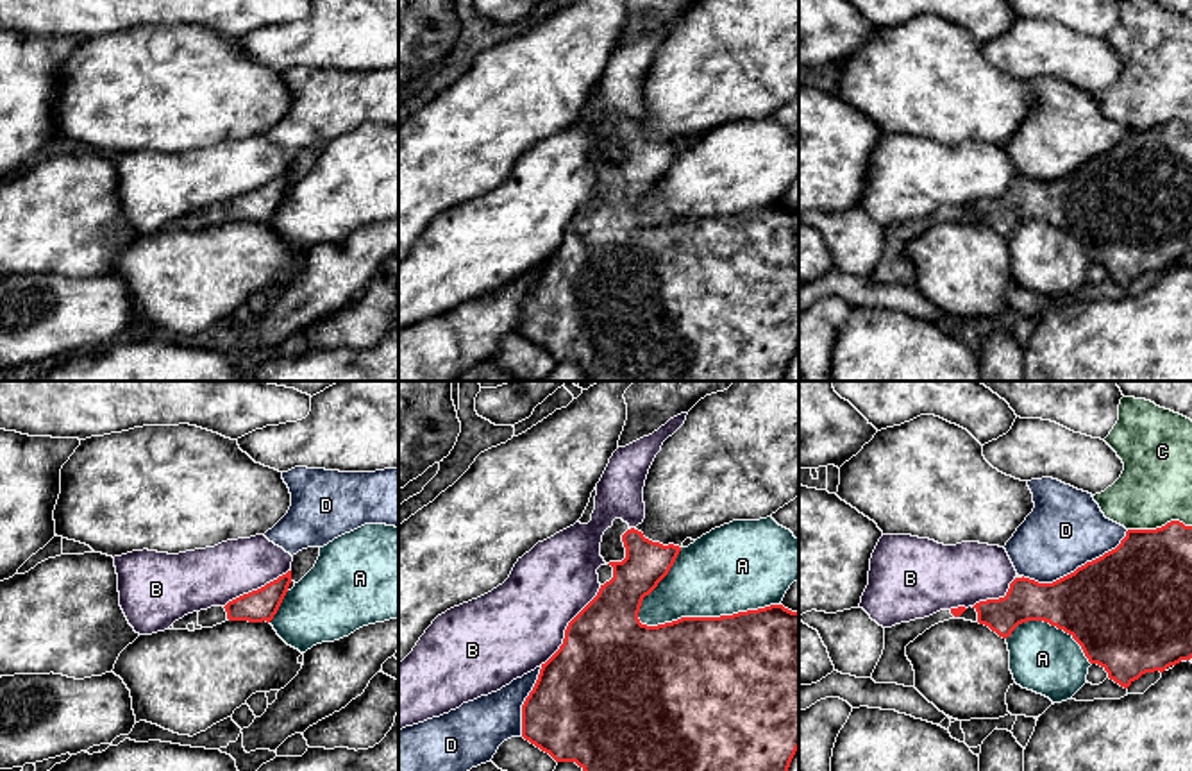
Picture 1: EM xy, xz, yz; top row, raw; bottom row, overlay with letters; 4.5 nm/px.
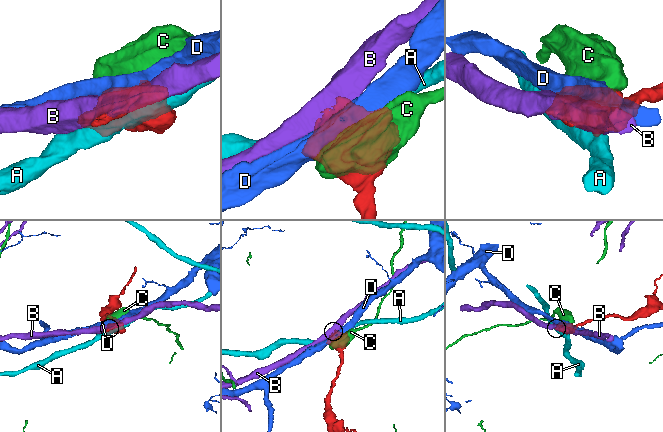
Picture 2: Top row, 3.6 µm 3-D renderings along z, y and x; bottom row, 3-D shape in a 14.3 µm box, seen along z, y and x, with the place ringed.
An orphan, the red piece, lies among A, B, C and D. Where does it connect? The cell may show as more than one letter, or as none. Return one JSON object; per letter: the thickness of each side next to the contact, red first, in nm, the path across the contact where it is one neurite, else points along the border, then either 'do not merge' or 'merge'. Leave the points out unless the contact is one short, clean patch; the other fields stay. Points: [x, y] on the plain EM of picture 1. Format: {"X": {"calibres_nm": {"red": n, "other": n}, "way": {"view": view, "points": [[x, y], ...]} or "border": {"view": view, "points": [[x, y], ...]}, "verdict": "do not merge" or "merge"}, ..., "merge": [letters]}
{"A": {"calibres_nm": {"red": 500, "other": 380}, "verdict": "do not merge"}, "B": {"calibres_nm": {"red": 460, "other": 400}, "verdict": "do not merge"}, "C": {"calibres_nm": {"red": 420, "other": 320}, "verdict": "do not merge"}, "D": {"calibres_nm": {"red": 480, "other": 340}, "verdict": "do not merge"}, "merge": []}

